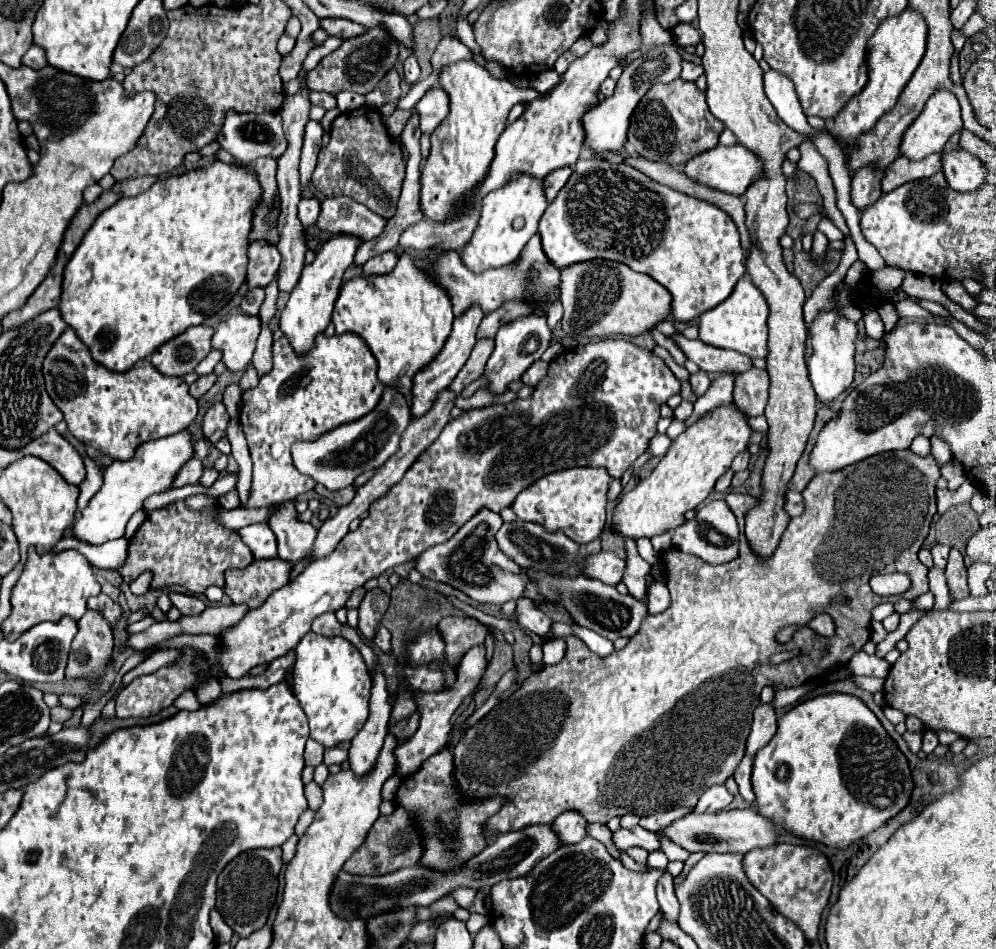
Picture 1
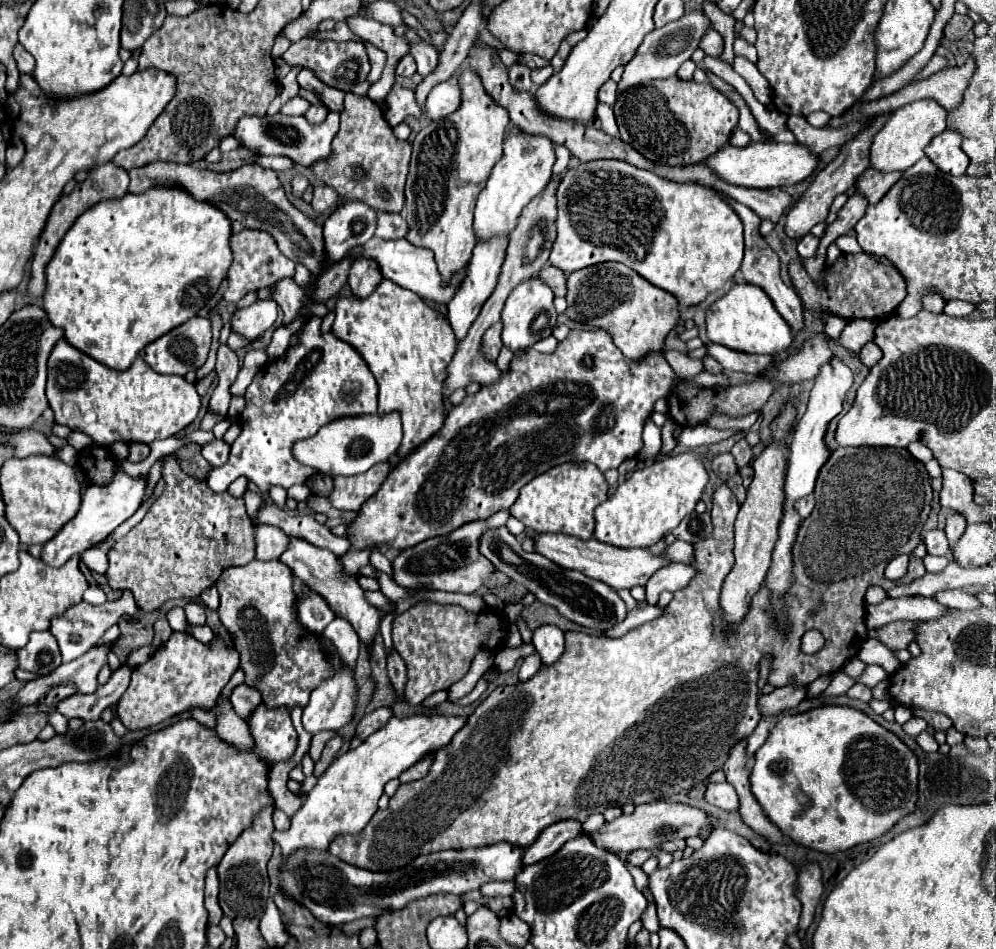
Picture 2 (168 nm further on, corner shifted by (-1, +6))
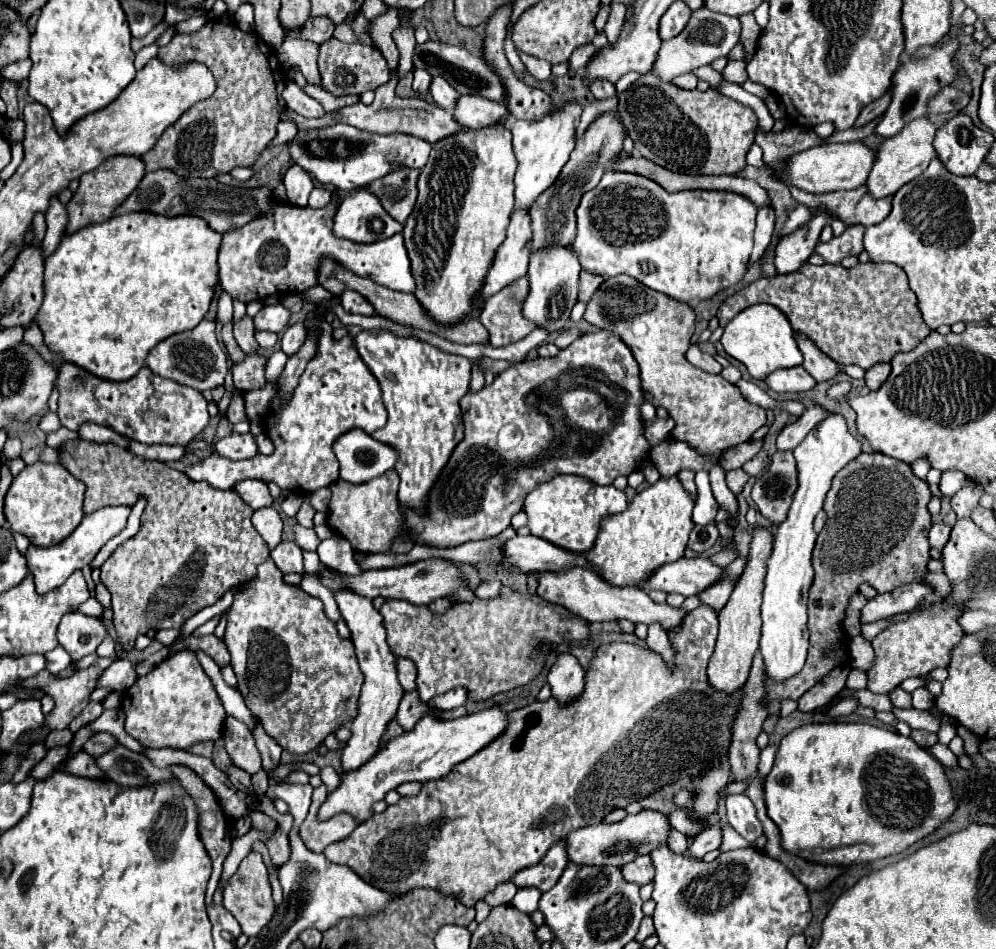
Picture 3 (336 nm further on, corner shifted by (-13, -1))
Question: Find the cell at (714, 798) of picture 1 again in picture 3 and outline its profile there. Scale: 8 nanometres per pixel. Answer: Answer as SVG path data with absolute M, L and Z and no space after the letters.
M745 794L727 796L727 822L745 838L749 844L755 844L761 838L763 828L755 816L755 806Z

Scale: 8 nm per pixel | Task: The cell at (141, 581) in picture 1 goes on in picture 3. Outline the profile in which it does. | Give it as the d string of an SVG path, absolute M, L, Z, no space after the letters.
M79 610L65 614L57 628L59 644L69 652L73 662L85 658L87 654L93 654L97 646L105 640L105 636L107 636L105 620L85 616Z

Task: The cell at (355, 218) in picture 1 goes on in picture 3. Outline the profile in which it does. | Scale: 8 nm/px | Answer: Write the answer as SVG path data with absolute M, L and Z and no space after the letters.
M315 188L309 196L309 206L311 208L325 208L331 202L331 192L325 188Z

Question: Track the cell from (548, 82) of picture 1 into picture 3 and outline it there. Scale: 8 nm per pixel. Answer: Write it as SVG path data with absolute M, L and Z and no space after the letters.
M522 52L519 53L519 56L526 68L529 68L529 74L535 76L537 80L547 80L551 76L551 64L549 62L537 60L537 58Z

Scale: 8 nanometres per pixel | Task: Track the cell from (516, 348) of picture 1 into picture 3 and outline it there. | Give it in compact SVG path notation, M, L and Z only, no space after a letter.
M545 248L539 254L531 254L529 262L529 296L523 304L523 316L547 332L557 332L569 322L569 312L577 302L577 278L581 266L573 250L567 248Z

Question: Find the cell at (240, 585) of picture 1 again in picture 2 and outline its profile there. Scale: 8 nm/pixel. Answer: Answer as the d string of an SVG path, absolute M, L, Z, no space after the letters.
M253 559L247 565L225 569L225 573L221 573L221 577L215 585L219 591L219 597L221 597L221 605L219 605L217 613L219 613L223 627L233 637L233 645L241 659L239 669L243 669L243 673L245 673L245 685L261 689L263 705L269 709L285 707L291 711L293 707L305 707L311 691L317 689L317 685L321 685L323 681L331 679L333 671L335 671L323 649L321 635L307 631L297 619L297 613L293 607L293 603L297 599L293 581L295 581L293 573L289 573L289 569L285 569L285 565L281 565L281 561Z

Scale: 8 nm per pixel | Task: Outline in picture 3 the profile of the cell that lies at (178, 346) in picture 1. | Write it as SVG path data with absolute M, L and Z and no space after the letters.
M203 320L193 330L185 330L179 334L169 336L167 340L159 342L147 356L145 362L157 376L175 380L183 386L191 386L199 392L213 390L223 384L227 374L227 356L223 354L219 340L215 336L215 322Z

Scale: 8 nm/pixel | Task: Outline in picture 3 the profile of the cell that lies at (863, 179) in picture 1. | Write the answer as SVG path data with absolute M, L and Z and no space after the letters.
M861 224L847 226L847 230L841 236L835 236L827 244L823 242L817 244L815 252L819 252L825 262L839 264L845 256L851 256L851 254L857 256L863 250L863 234L865 234L865 226Z

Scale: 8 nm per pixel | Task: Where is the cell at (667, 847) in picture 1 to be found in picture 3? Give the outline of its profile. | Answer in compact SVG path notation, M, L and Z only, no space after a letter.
M731 826L723 828L723 838L721 838L721 846L719 846L721 852L725 852L725 850L745 848L745 846L749 846L749 842L747 842L743 836L739 836Z

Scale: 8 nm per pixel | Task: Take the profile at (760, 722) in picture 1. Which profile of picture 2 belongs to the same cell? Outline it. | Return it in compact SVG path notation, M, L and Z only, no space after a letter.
M787 685L781 689L775 689L769 695L759 697L759 707L763 715L779 715L785 709L797 707L807 697L807 685Z

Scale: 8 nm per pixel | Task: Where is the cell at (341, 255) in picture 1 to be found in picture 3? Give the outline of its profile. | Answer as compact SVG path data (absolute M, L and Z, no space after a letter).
M365 188L355 190L341 202L333 224L333 234L337 238L345 238L359 244L385 240L401 230L403 224L393 220L383 210L379 200Z

